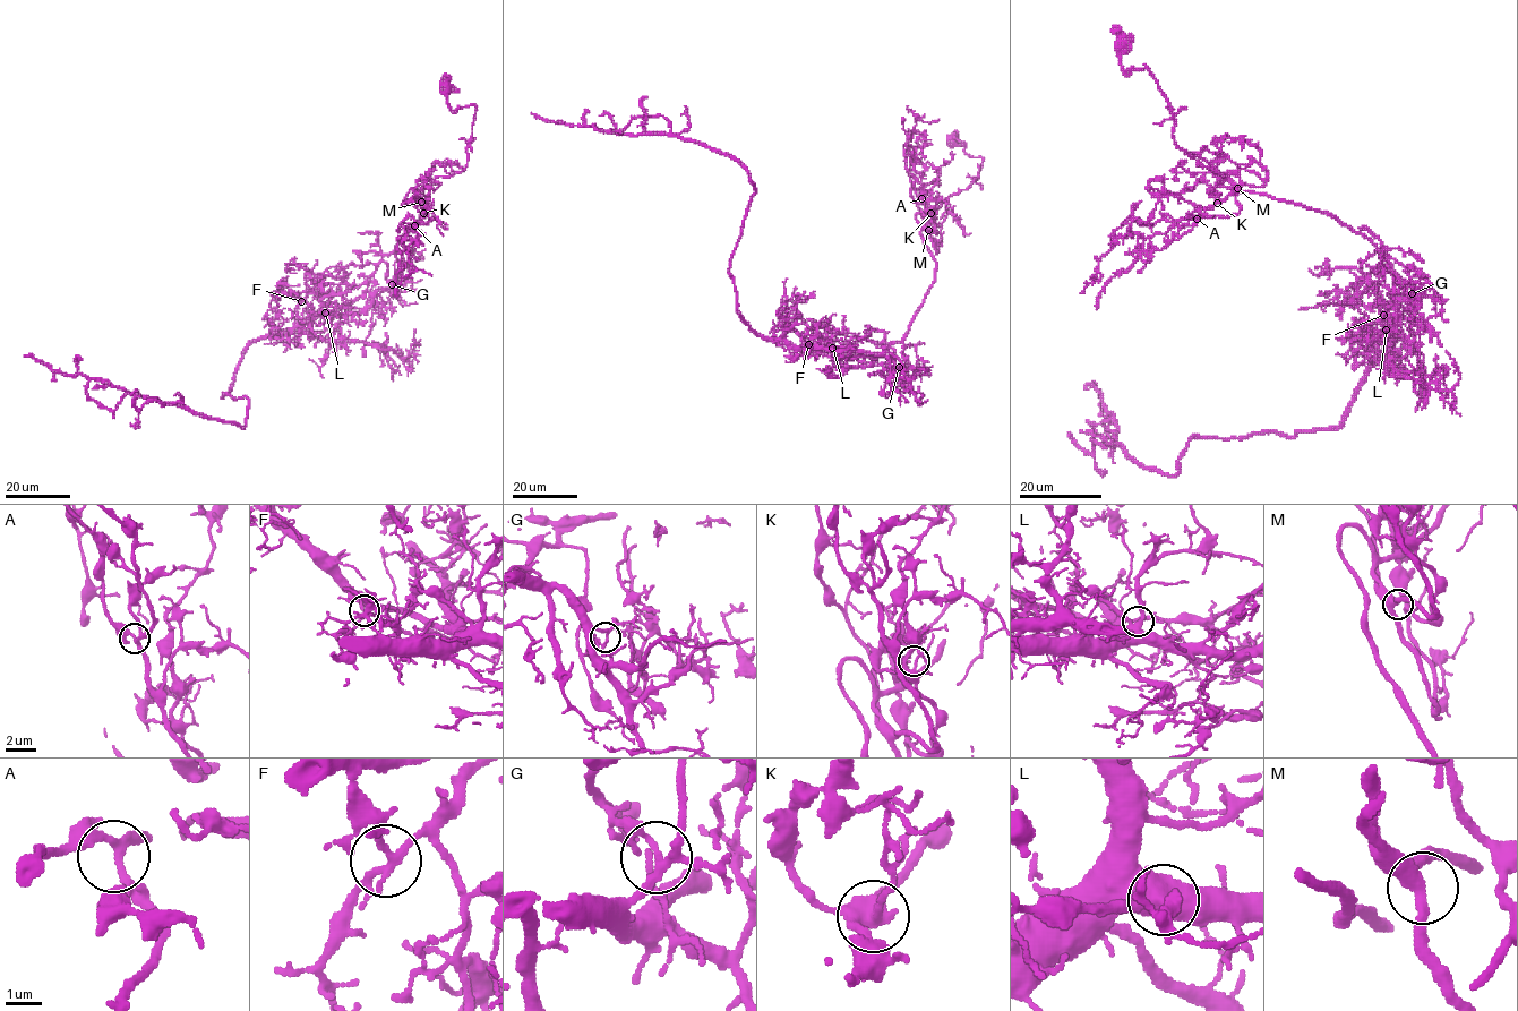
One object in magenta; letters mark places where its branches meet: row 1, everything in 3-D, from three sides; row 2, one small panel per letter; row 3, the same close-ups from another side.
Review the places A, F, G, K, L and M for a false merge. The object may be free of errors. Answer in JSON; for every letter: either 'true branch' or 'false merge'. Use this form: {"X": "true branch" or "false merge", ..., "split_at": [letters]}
{"A": "true branch", "F": "true branch", "G": "false merge", "K": "true branch", "L": "true branch", "M": "true branch", "split_at": ["G"]}

